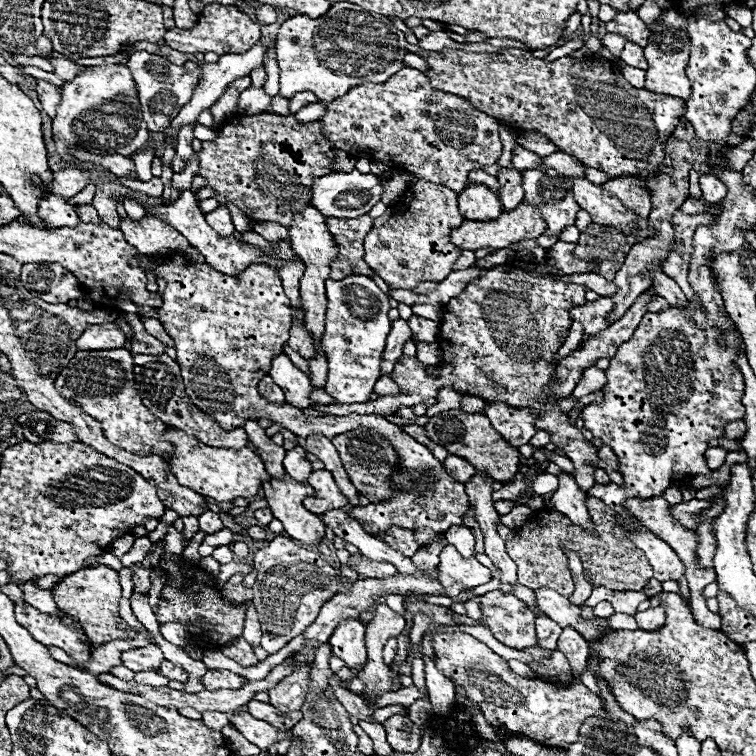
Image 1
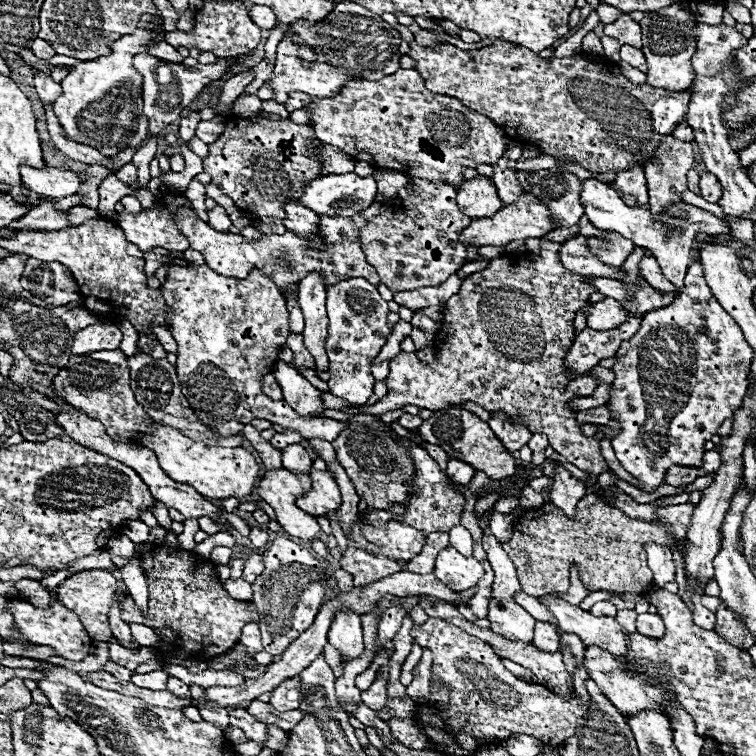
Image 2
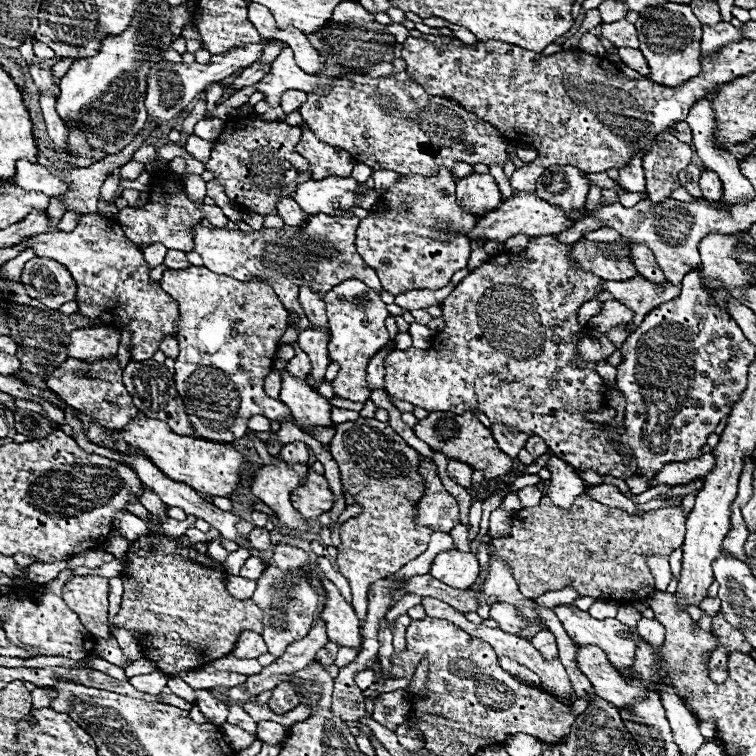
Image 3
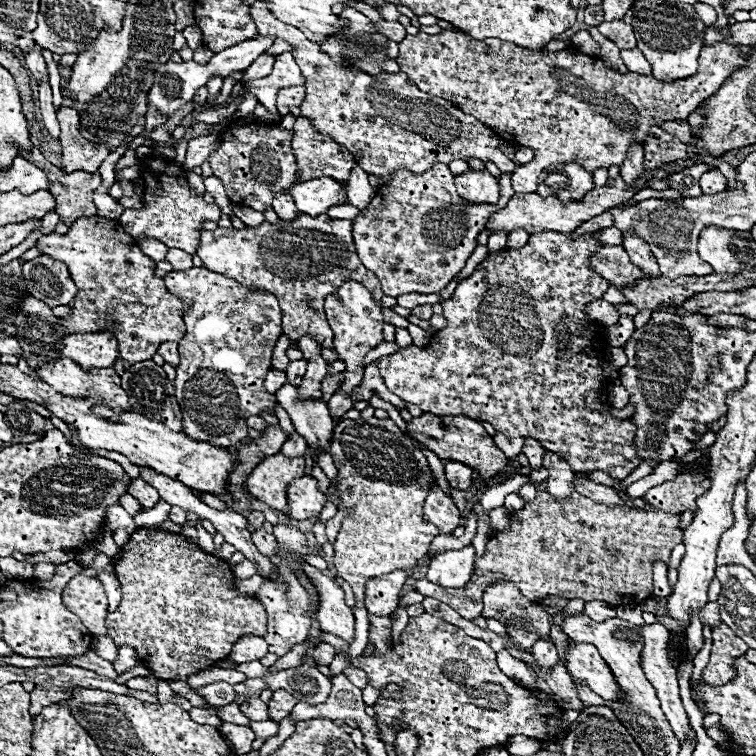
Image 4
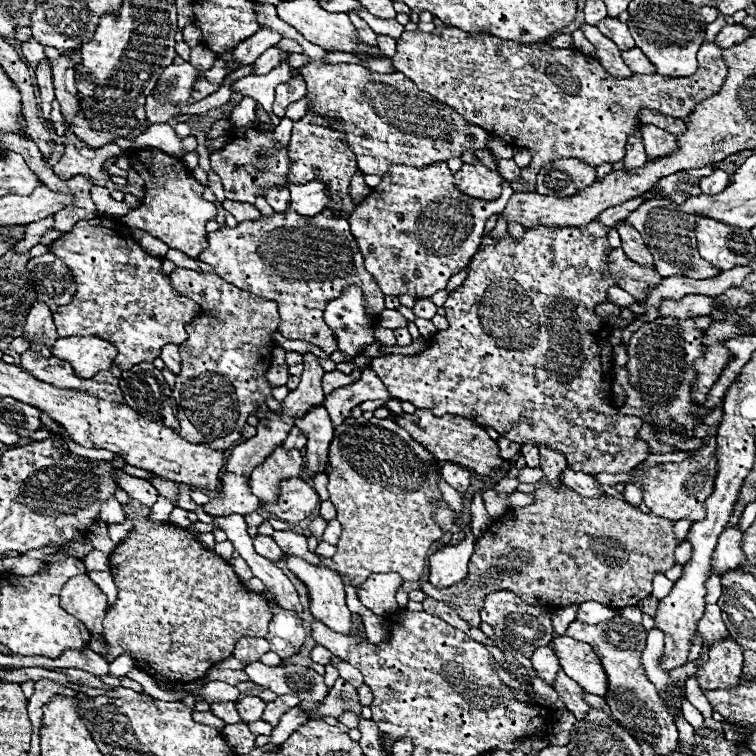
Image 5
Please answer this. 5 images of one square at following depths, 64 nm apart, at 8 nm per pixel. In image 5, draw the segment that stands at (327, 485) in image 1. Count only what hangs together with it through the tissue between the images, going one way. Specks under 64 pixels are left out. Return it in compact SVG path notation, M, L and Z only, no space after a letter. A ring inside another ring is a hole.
M288 478L280 482L276 504L262 502L262 506L268 514L284 522L300 522L320 506L320 496L302 478Z

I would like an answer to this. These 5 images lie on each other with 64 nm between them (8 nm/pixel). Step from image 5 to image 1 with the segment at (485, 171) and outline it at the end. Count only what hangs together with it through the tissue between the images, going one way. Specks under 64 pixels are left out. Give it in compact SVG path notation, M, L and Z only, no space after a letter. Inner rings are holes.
M468 184L458 194L458 208L466 220L494 220L502 214L500 198L484 184Z

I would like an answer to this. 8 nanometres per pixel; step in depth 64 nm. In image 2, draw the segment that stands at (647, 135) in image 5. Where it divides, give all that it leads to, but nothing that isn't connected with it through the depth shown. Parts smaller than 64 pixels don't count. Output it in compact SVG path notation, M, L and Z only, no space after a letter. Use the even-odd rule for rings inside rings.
M664 136L660 140L654 156L644 164L644 174L648 180L650 210L658 212L670 202L678 202L680 194L686 190L686 172L692 168L694 152L688 142L680 142L674 136Z

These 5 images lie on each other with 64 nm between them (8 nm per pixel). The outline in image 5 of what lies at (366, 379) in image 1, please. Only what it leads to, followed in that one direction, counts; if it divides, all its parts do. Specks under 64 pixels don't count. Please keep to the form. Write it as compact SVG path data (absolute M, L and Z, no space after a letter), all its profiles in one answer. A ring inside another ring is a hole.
M348 286L340 298L328 302L324 320L336 334L338 350L346 356L354 358L362 354L364 346L376 342L376 326L368 324L368 314L364 312L364 294L358 286Z

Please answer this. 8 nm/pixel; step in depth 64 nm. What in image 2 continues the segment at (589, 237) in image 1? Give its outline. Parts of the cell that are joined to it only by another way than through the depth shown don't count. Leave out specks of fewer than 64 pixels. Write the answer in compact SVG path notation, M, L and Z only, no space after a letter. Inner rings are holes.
M608 232L602 238L588 238L588 246L590 252L596 254L598 258L602 258L602 262L618 268L624 264L624 260L628 258L628 254L634 250L634 244L626 238L622 238L620 234Z

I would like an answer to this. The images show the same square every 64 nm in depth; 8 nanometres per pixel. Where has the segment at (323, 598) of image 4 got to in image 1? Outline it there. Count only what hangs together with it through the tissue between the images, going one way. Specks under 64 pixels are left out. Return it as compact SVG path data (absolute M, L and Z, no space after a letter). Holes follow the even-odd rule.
M360 618L342 620L332 632L328 644L332 646L332 652L346 662L346 666L358 666L366 662L364 624Z

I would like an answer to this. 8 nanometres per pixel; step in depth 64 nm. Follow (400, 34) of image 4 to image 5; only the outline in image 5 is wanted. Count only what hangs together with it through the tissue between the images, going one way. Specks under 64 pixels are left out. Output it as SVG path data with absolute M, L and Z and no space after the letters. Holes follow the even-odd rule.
M356 8L354 12L356 12L360 18L364 18L364 20L372 26L372 30L374 30L376 34L386 34L386 36L398 38L398 34L404 32L404 26L402 26L400 22L396 22L396 19L380 20L380 18L372 16L372 14L370 14L368 10L364 10L364 8Z

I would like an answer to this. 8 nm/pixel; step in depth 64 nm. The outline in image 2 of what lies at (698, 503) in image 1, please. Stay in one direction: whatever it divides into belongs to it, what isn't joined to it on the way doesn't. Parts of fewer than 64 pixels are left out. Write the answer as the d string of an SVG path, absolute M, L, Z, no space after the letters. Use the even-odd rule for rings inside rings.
M586 494L576 508L574 518L568 518L552 502L542 508L524 510L512 528L512 538L500 546L506 550L516 566L522 590L528 596L542 596L562 592L570 586L570 566L578 568L582 584L588 592L606 590L612 594L648 594L652 586L652 572L646 566L644 544L654 542L674 548L684 540L694 504L676 504L658 508L654 522L628 518L622 510L610 508L596 494Z

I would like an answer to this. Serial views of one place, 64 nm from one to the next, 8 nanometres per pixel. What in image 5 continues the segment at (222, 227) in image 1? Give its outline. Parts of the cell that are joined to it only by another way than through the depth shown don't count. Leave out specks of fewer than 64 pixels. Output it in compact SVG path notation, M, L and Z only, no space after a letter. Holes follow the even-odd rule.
M144 148L144 150L130 150L128 152L130 166L136 170L146 182L146 191L142 206L130 210L122 222L134 230L144 230L156 238L160 238L168 248L182 250L190 258L196 258L206 246L206 228L204 224L216 216L216 206L202 198L204 184L200 184L186 164L180 158L174 158L158 148Z

